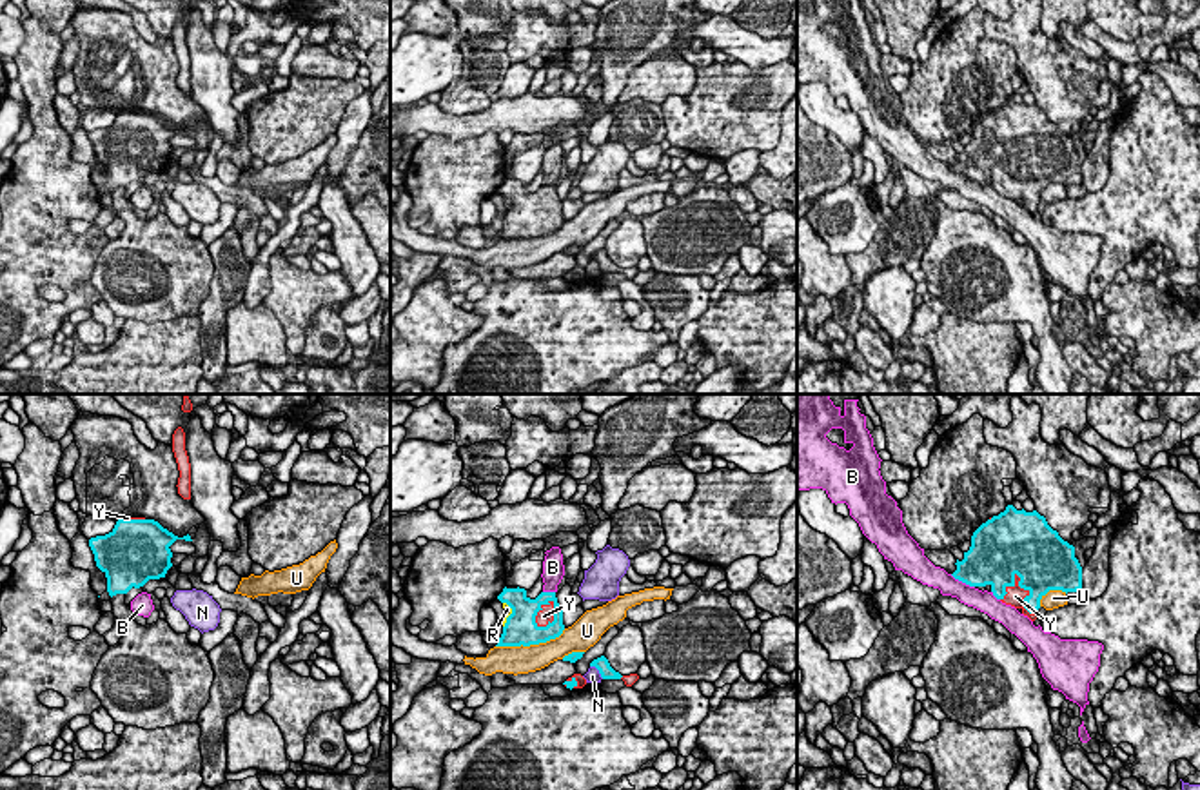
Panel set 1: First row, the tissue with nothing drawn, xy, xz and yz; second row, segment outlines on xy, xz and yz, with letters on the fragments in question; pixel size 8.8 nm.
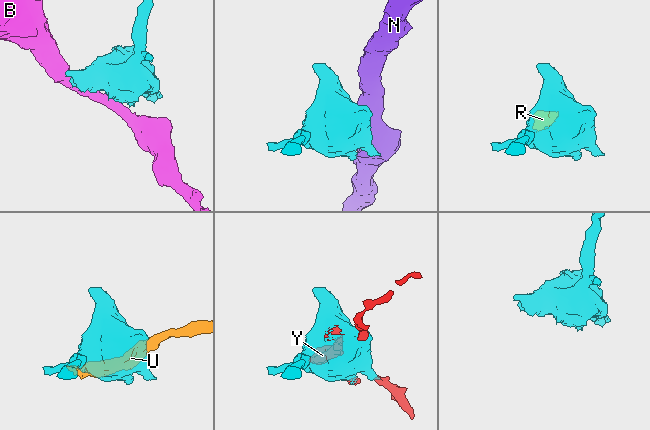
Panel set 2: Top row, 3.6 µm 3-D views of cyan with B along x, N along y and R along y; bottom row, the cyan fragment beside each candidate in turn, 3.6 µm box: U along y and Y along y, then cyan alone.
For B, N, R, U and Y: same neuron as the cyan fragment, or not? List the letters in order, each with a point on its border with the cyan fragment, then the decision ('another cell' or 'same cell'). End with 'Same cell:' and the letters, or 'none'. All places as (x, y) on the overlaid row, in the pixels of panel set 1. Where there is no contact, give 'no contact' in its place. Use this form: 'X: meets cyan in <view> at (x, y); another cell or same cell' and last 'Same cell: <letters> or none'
B: meets cyan in yz at (963, 582); another cell
N: meets cyan in xz at (598, 669); another cell
R: meets cyan in xz at (511, 614); another cell
U: meets cyan in xz at (531, 643); another cell
Y: meets cyan in yz at (1030, 594); same cell
Same cell: Y

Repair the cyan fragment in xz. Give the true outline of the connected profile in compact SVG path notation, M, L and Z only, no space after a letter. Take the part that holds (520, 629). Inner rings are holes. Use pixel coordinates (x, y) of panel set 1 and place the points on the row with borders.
M503 588L497 596L512 608L496 647L530 647L546 643L563 634L563 608L556 592L541 592L536 599L525 588Z

